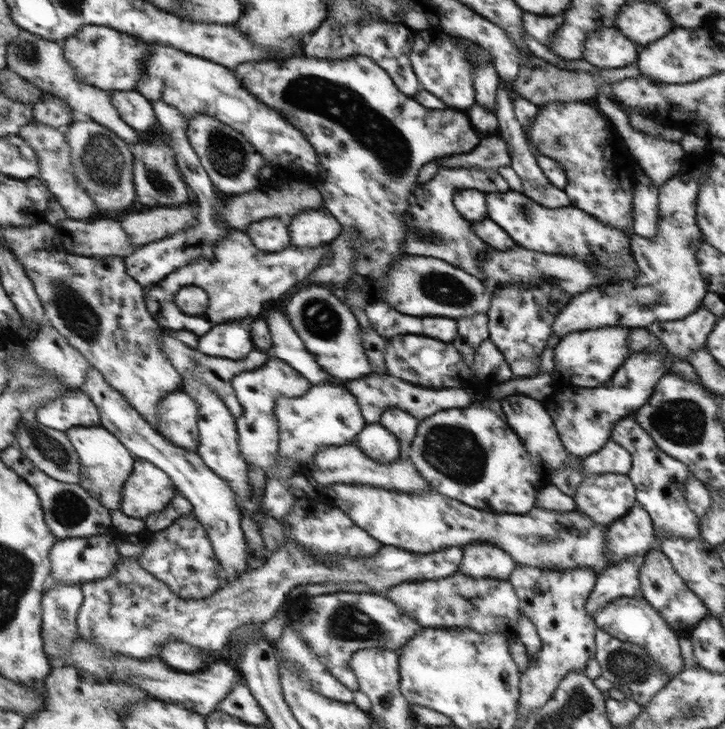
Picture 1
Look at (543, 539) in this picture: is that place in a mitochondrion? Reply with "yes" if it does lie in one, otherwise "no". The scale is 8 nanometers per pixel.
yes

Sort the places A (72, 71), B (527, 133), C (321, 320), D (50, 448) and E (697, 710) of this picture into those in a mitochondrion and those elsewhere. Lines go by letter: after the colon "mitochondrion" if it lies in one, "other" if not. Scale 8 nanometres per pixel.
A: other
B: other
C: mitochondrion
D: mitochondrion
E: mitochondrion

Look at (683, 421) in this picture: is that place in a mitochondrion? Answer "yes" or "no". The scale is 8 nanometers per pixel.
yes

